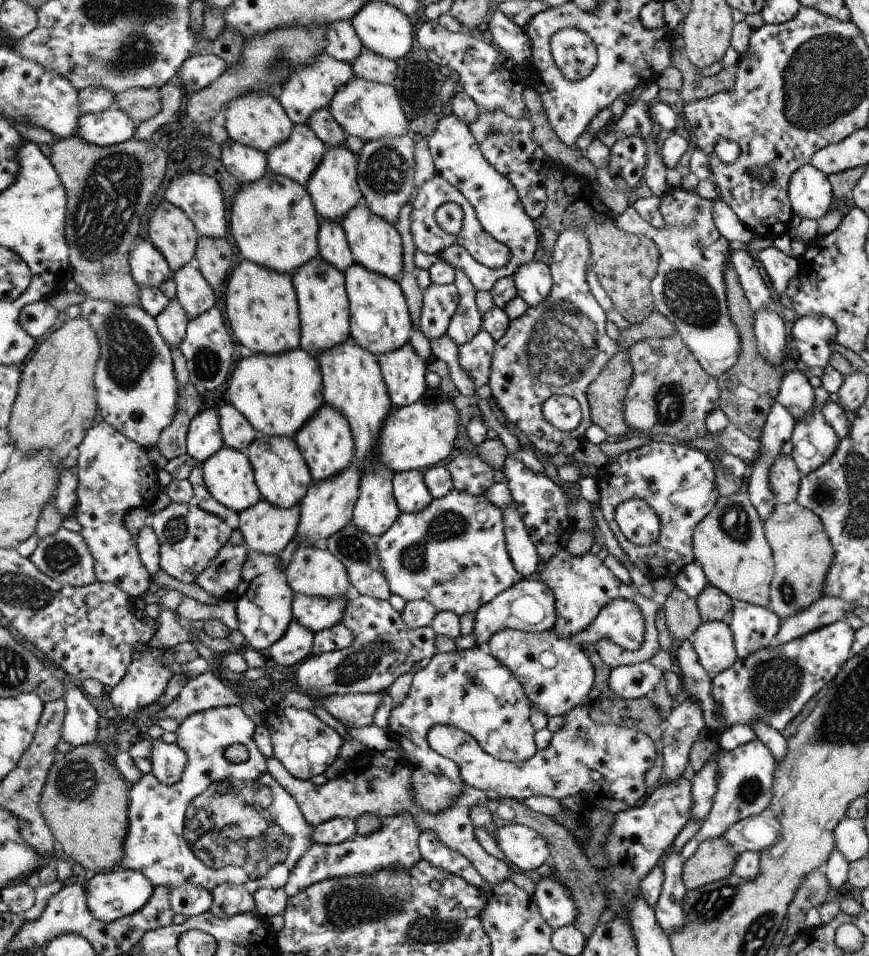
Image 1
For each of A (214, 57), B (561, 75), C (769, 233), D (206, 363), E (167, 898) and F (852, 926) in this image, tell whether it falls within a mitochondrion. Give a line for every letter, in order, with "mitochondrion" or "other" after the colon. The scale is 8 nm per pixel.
A: other
B: other
C: other
D: mitochondrion
E: other
F: other

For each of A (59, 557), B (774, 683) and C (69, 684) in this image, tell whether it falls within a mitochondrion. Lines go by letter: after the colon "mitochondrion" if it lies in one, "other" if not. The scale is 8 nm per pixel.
A: mitochondrion
B: mitochondrion
C: other

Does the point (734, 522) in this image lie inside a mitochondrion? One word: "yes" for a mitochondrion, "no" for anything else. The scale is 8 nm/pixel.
yes

